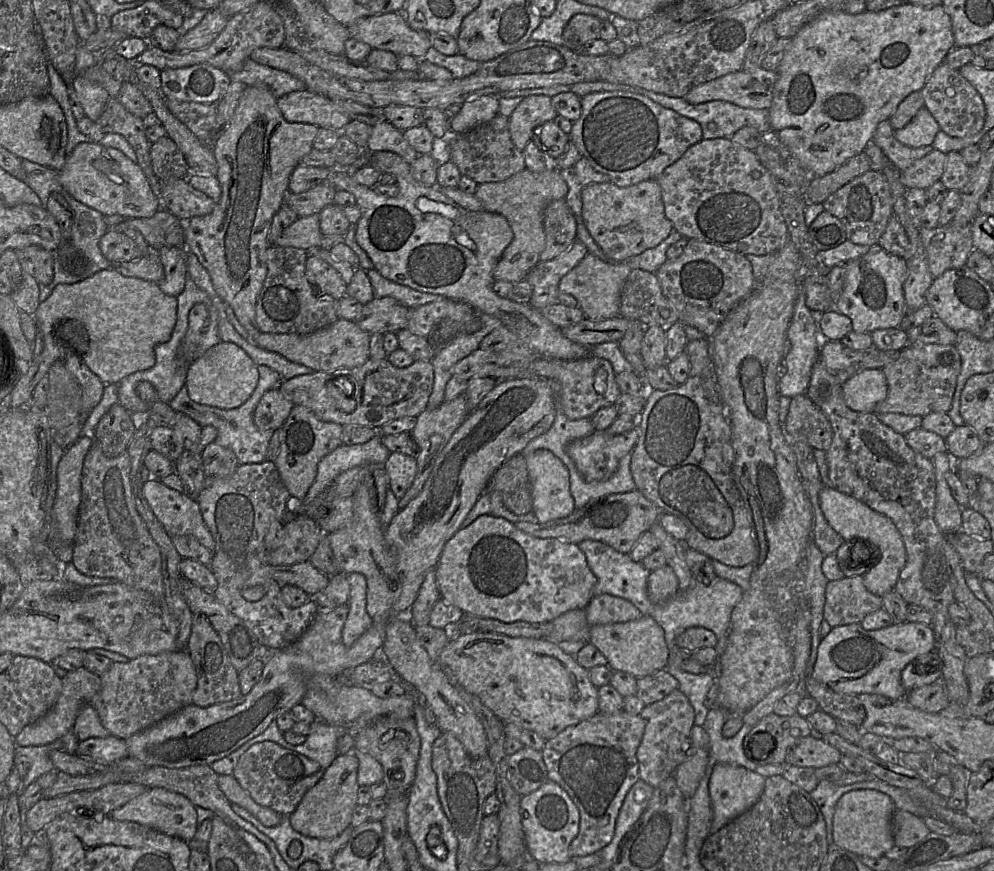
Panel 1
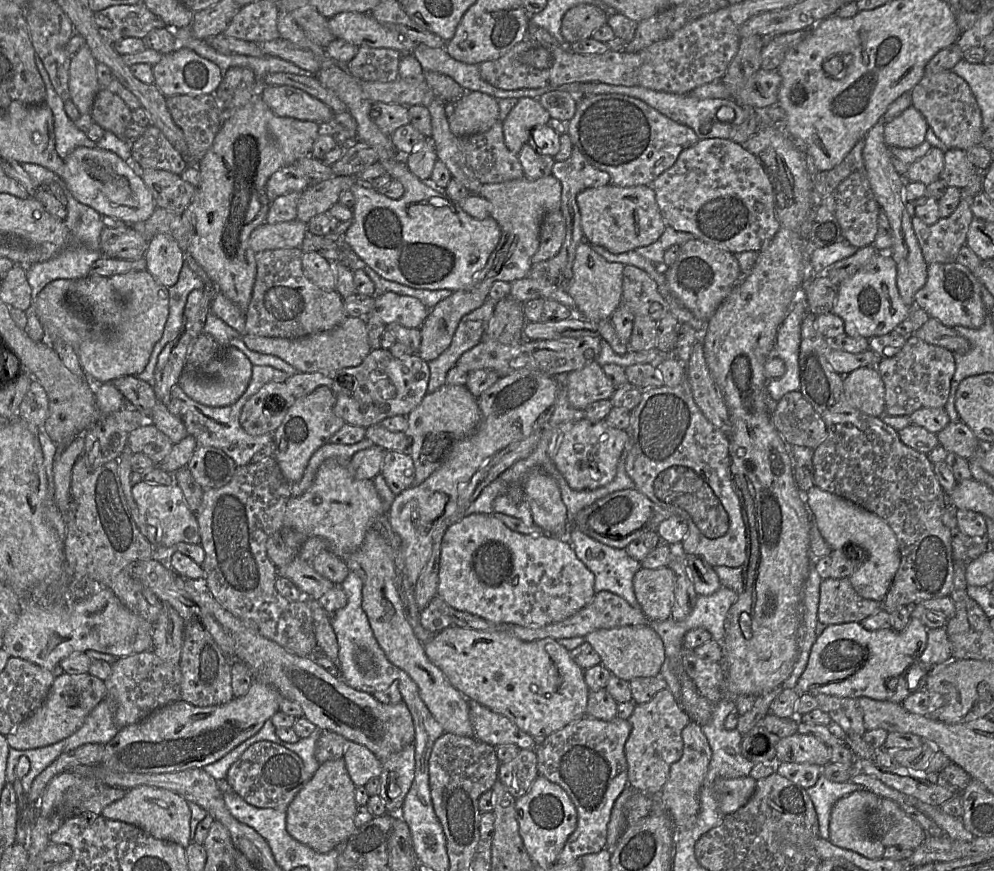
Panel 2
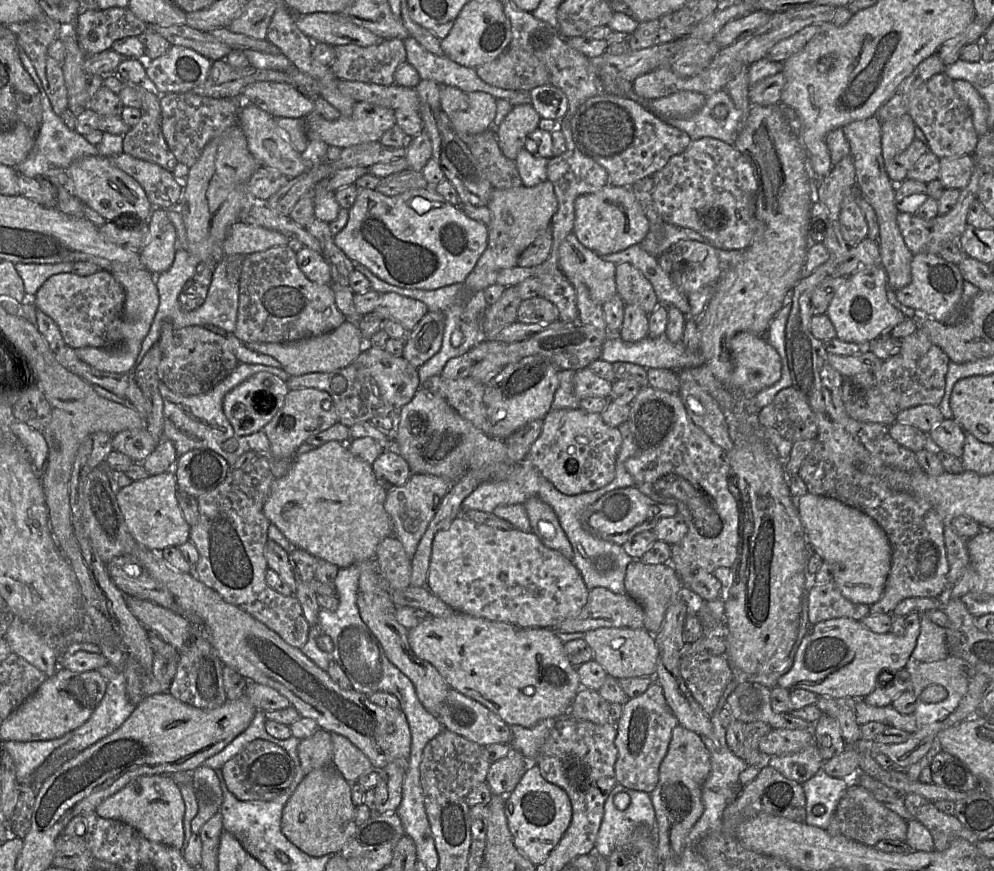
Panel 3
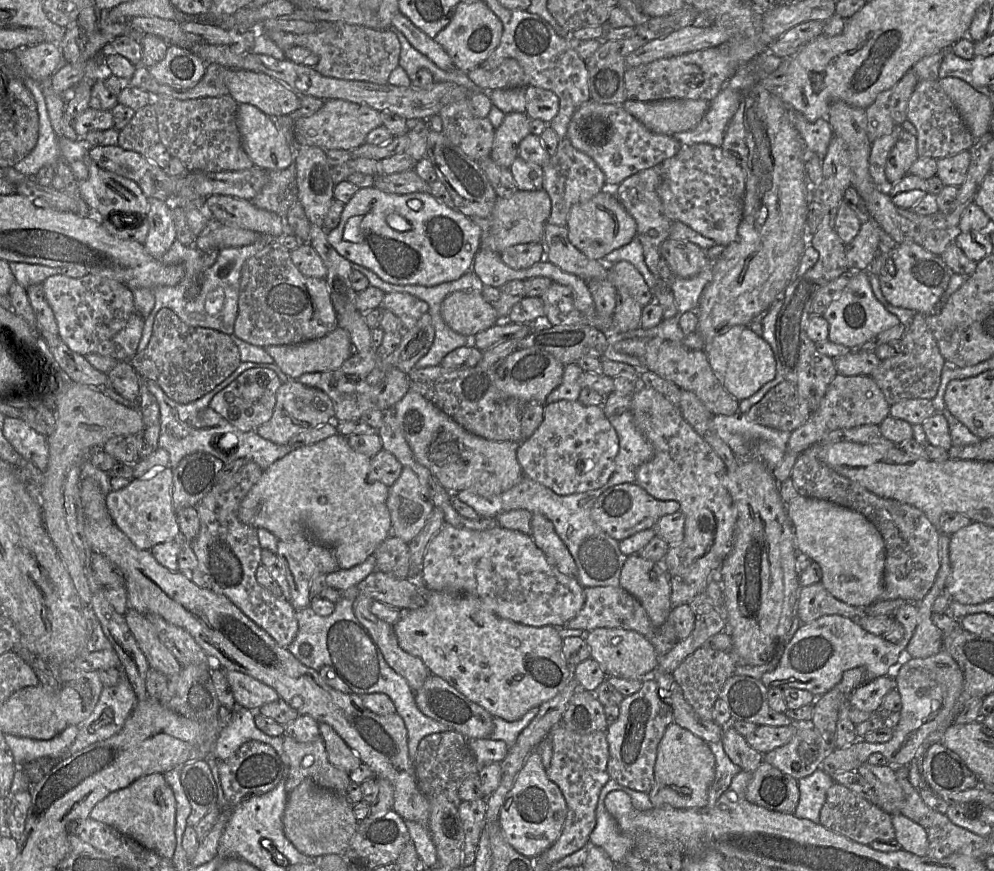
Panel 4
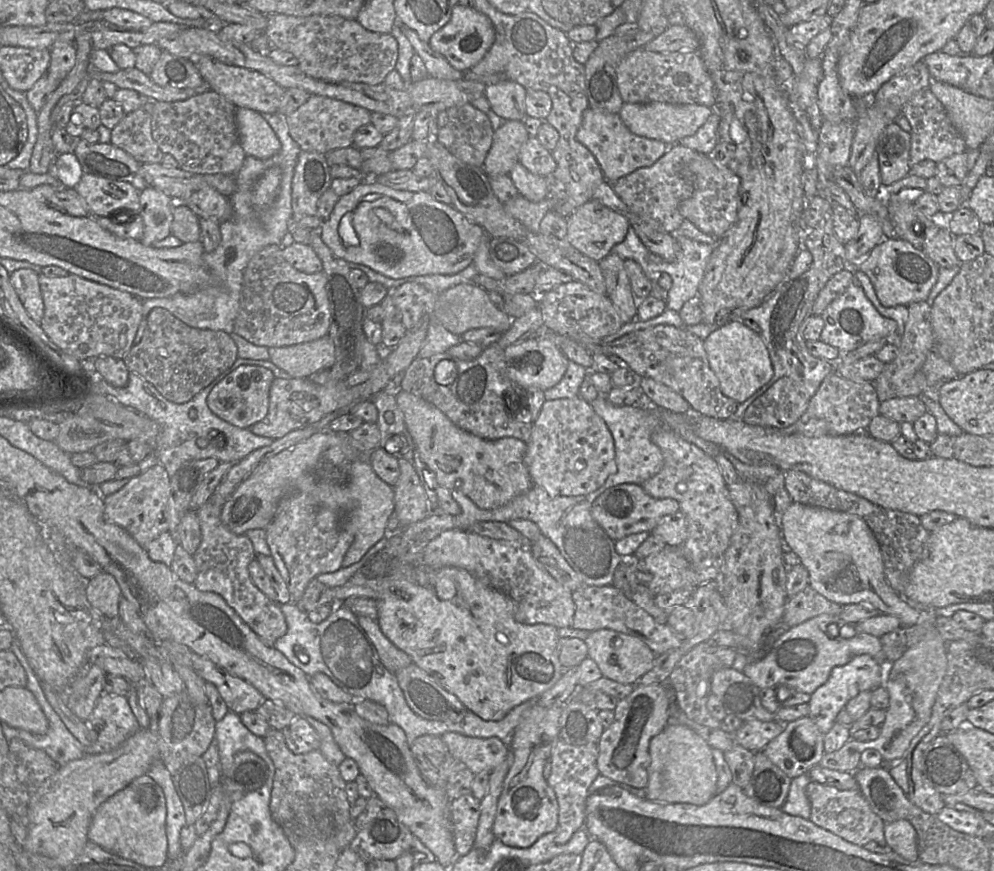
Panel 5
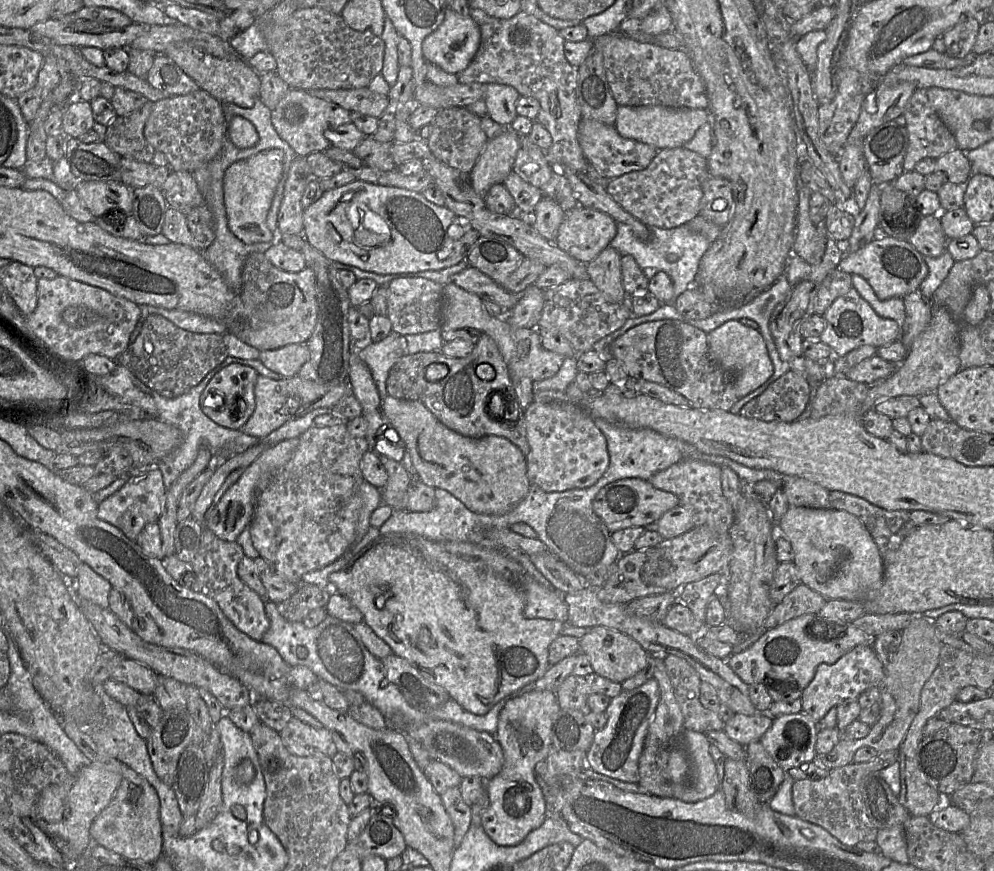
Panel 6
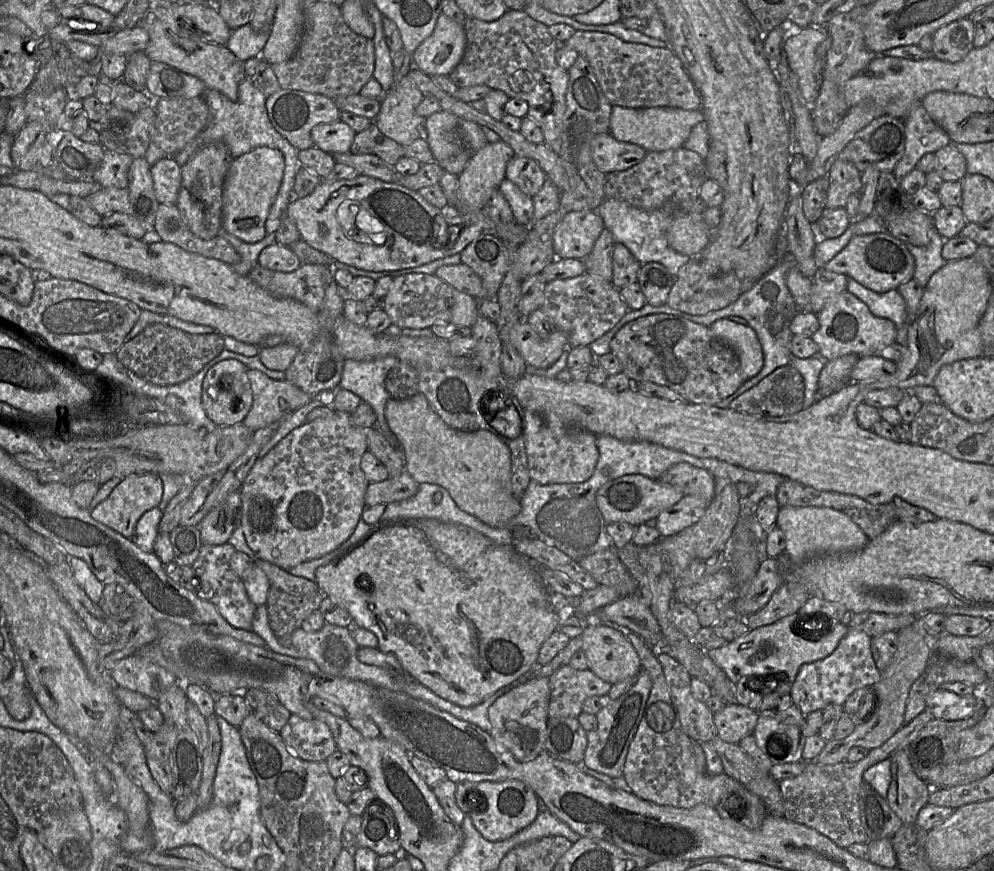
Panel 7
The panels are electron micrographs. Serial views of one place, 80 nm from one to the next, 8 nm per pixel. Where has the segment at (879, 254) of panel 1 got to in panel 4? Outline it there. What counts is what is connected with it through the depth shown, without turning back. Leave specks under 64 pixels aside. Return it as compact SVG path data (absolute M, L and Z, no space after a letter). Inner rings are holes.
M867 270L854 272L846 287L825 310L823 317L827 320L829 326L827 340L857 350L878 334L900 324L898 317L888 312L876 299L869 276Z

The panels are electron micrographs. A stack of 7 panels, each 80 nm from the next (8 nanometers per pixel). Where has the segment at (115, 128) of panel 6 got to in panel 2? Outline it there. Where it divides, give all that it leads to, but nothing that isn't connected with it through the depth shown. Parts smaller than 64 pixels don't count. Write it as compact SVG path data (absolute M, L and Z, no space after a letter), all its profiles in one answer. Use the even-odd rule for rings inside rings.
M154 125L130 144L131 158L143 168L179 175L188 167L186 159Z

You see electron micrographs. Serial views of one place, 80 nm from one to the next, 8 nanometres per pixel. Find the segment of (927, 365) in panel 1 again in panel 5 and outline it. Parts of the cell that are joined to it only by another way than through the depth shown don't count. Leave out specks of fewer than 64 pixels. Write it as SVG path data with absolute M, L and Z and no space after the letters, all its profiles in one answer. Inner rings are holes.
M921 301L909 304L907 309L908 319L904 332L899 337L899 353L893 361L885 364L883 371L873 381L880 402L898 397L922 397L931 388L922 371L922 366L934 347L931 306L927 301Z

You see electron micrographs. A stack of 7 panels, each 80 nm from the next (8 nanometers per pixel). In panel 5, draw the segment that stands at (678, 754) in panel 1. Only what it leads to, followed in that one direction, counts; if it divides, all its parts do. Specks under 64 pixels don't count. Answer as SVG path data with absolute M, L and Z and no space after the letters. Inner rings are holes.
M666 684L636 685L629 695L619 699L614 714L614 721L604 729L597 742L597 768L602 776L611 780L645 789L648 785L648 768L651 763L650 741L671 723L672 691Z

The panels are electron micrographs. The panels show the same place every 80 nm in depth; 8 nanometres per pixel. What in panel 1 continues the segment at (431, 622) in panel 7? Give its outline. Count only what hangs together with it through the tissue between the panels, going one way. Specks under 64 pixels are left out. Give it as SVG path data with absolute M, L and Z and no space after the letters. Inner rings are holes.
M479 630L453 632L438 662L441 668L453 673L460 686L477 696L504 723L515 723L545 740L598 713L598 688L591 683L589 670L582 667L574 656L566 654L556 643L546 638L511 637Z

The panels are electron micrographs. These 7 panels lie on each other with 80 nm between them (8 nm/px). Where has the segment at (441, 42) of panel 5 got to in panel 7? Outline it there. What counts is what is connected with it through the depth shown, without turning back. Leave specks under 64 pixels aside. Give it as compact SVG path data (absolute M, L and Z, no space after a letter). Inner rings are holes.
M440 14L431 35L414 51L412 67L431 77L449 75L461 61L465 47L463 24Z

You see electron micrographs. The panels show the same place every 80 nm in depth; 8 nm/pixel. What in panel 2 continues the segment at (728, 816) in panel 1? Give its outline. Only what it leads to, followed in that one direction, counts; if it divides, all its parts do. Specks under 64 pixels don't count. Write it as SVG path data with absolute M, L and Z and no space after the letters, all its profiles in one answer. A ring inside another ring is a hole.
M748 776L718 778L714 783L719 807L723 815L731 814L744 806L756 788L757 780Z

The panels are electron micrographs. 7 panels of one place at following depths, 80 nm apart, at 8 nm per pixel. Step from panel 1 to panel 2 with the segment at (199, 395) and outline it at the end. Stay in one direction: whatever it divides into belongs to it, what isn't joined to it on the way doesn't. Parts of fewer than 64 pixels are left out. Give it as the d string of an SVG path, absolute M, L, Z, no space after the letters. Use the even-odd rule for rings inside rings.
M235 347L223 349L220 362L211 360L205 370L210 376L198 372L185 371L179 381L179 386L194 401L210 406L225 407L236 403L247 390L252 377L253 364L247 356Z

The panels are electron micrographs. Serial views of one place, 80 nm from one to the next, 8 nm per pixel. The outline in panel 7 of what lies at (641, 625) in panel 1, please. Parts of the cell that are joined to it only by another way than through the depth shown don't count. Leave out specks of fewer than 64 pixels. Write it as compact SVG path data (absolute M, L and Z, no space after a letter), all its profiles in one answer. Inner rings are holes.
M591 623L580 636L581 649L588 660L588 669L600 679L610 684L616 684L628 678L635 678L642 669L640 658L618 627L606 623Z

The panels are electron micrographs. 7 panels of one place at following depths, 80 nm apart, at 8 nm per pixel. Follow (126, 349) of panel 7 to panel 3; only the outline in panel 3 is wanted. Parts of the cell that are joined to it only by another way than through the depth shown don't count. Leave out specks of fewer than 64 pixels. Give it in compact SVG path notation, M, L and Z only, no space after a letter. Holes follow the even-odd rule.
M165 320L161 325L156 346L162 355L158 367L160 382L183 396L200 395L212 390L239 364L227 336L217 334L203 326L175 328L171 321Z

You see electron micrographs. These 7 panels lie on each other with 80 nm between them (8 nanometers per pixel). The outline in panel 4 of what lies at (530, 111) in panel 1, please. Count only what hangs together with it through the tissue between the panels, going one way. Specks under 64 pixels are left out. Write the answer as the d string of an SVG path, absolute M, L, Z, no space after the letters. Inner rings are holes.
M526 112L506 114L501 125L495 130L495 139L490 158L499 166L509 168L519 152L519 145L530 132L531 118Z

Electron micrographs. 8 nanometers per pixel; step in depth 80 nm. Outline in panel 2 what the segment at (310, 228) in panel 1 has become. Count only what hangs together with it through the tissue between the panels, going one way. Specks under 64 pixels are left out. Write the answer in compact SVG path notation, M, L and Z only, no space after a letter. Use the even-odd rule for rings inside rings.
M296 219L277 224L265 223L251 233L249 245L256 253L270 249L300 248L308 231L307 223Z

